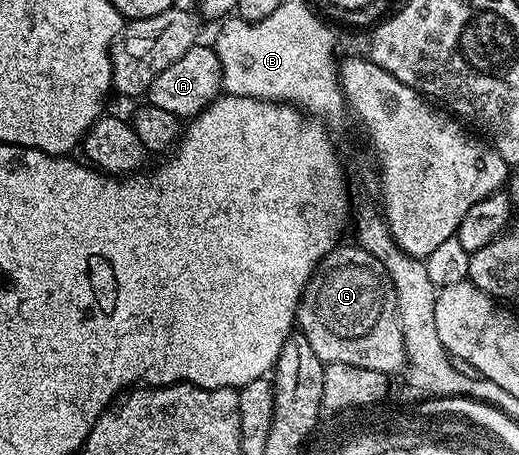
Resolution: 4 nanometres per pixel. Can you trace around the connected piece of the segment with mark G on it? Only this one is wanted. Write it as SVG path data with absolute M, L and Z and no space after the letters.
M355 243L346 244L326 253L312 277L308 279L308 284L300 295L300 307L296 309L299 335L304 336L306 342L310 342L310 350L314 350L314 354L318 354L318 358L325 365L345 364L393 374L392 372L403 369L406 364L404 339L396 313L394 282L386 266L382 266L382 262L374 258L374 254L362 250Z

